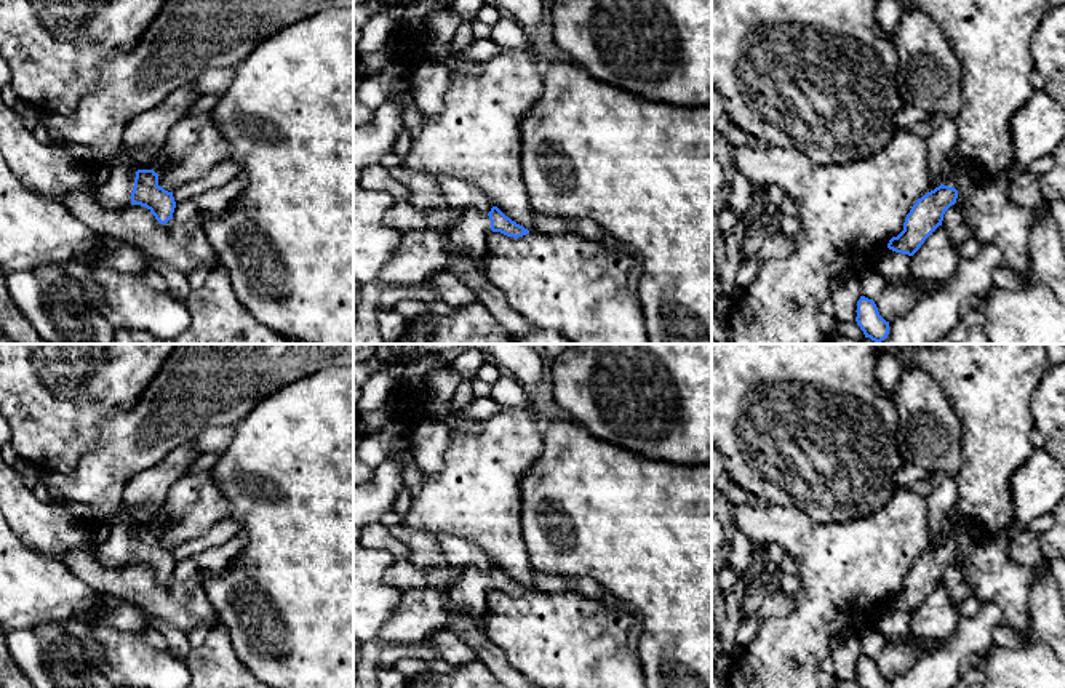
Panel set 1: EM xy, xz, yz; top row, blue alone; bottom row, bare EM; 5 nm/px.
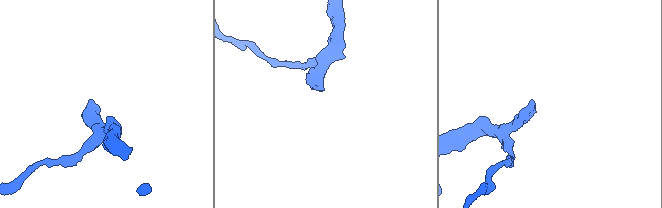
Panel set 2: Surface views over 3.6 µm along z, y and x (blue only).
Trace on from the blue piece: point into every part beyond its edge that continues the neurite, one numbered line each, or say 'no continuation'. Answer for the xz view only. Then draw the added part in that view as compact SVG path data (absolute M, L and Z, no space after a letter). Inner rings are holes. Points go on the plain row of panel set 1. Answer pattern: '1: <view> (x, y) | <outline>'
1: xz (469, 592) | M475 566L464 570L457 581L448 587L451 602L480 629L485 629L486 595L489 590L489 574Z

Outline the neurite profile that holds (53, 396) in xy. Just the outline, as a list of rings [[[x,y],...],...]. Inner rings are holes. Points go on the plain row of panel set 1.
[[[0,344],[0,414],[11,427],[11,446],[18,458],[42,474],[70,474],[93,440],[93,430],[115,410],[131,408],[160,371],[178,344]]]

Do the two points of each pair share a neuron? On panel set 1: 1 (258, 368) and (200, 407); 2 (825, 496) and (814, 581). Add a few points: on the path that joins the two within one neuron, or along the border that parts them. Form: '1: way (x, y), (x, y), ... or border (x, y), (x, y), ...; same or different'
1: way (243, 368), (239, 368), (215, 392); same
2: border (789, 504), (817, 522), (859, 519); different

